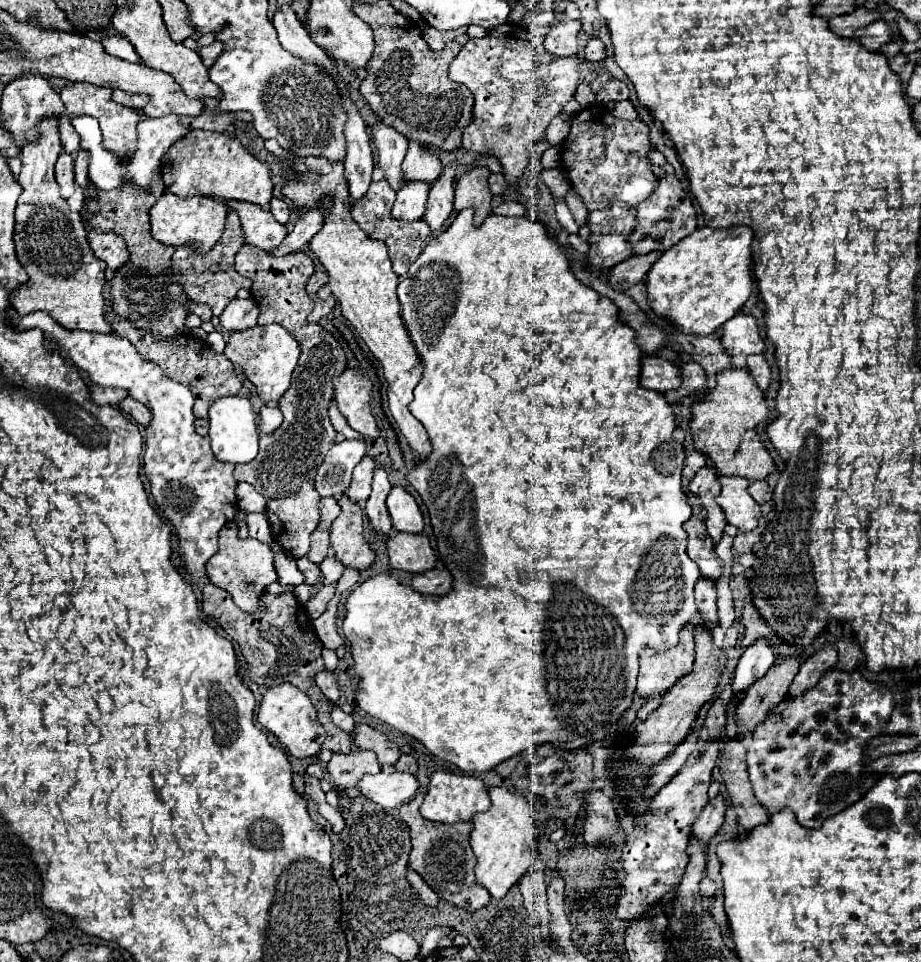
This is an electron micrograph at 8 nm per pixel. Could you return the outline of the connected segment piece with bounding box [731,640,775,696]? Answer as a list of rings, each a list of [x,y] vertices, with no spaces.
[[[757,640],[739,658],[735,678],[733,678],[733,684],[731,684],[733,694],[739,696],[741,692],[745,692],[751,684],[755,684],[759,678],[763,678],[773,664],[775,664],[773,648],[765,640]]]

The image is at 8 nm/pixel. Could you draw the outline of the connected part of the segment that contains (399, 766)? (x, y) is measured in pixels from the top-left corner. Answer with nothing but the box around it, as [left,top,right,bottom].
[395,754,417,774]

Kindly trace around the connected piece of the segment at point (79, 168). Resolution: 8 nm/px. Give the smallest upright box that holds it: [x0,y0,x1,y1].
[75,150,89,188]

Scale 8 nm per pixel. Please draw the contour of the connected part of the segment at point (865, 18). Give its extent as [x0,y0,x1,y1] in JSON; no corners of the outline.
[829,10,881,38]

